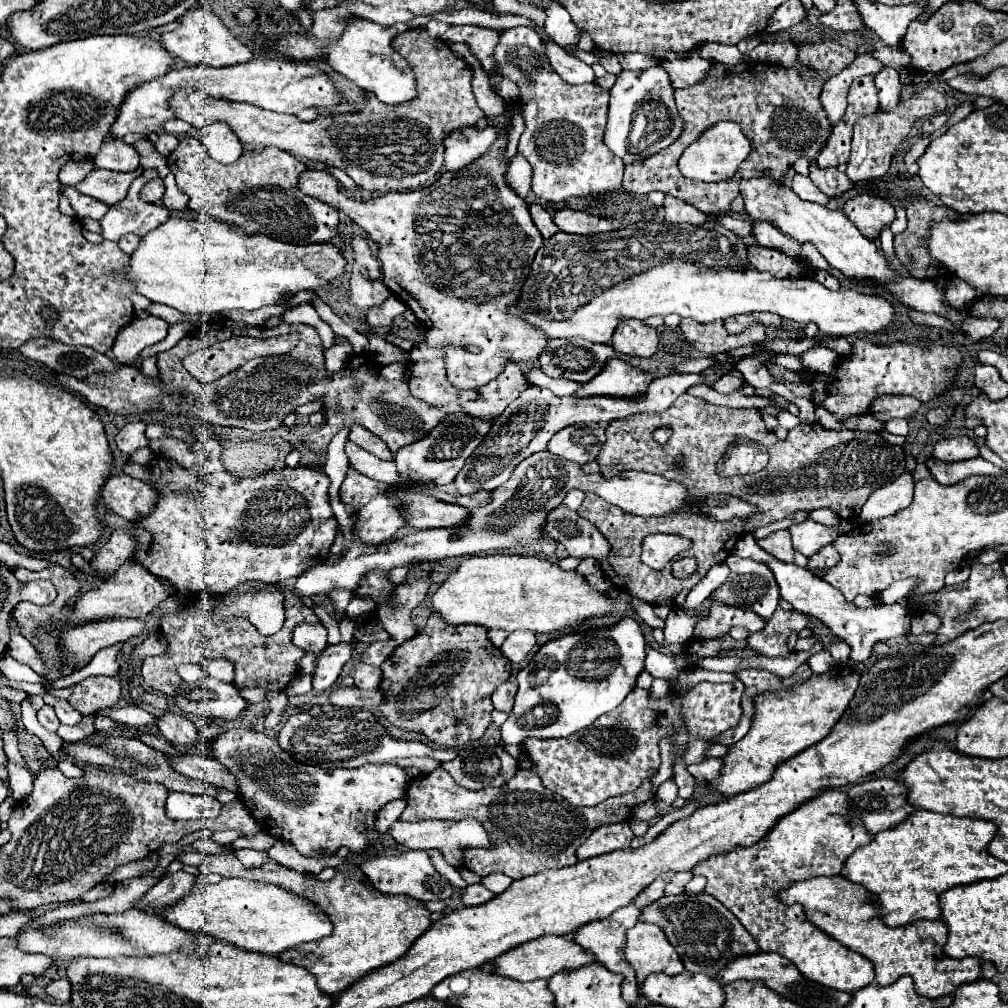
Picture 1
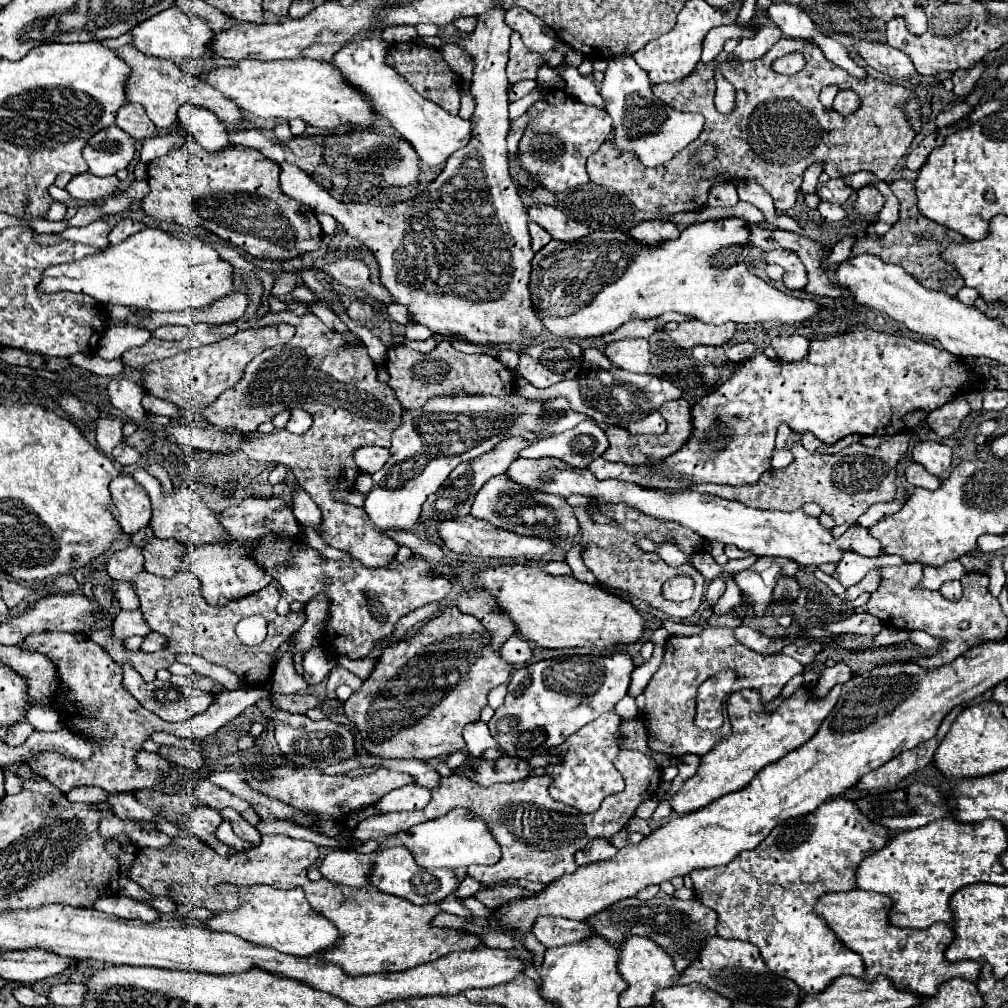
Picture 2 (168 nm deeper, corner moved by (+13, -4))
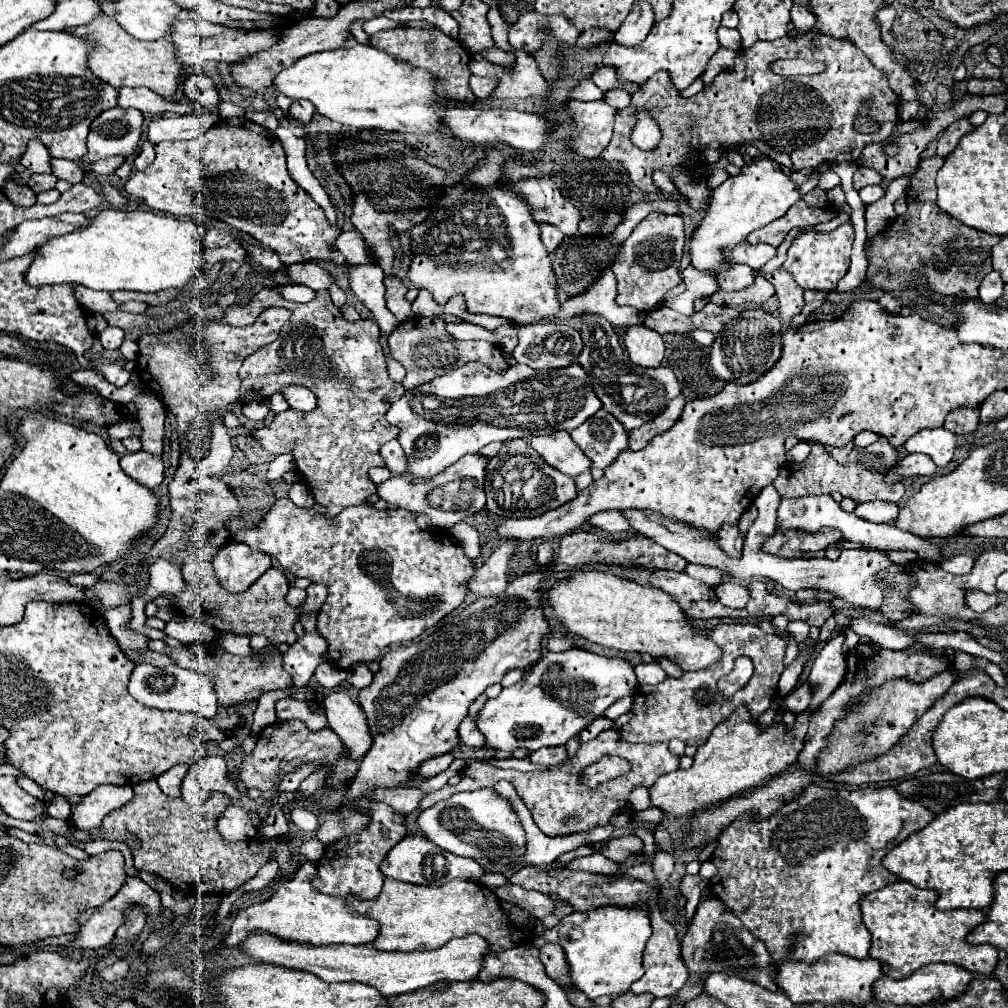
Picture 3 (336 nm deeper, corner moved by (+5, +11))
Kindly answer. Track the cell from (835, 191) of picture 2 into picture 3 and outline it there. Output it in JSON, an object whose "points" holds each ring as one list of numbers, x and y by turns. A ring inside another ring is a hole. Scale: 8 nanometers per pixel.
{"points":[[858,168,854,172,854,178,852,178,854,190,860,190,860,188,864,188,868,184,880,184,880,182,882,182,882,176,872,168]]}

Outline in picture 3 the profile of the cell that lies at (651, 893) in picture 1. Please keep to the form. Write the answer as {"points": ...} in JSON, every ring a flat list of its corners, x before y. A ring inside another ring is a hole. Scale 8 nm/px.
{"points":[[658,852,654,856,654,860,652,860,652,872,654,872,654,876,656,876,660,886,668,880,668,876,672,874,672,868,674,868,674,856,672,854]]}

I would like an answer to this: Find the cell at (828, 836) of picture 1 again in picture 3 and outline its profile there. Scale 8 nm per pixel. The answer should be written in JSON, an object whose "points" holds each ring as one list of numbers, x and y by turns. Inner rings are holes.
{"points":[[814,784,808,786,798,800,778,810,776,816,762,822,734,822,722,832,712,854,712,864,718,872,710,880,710,890,756,938,766,944,774,960,814,964,822,956,834,952,866,958,872,936,866,926,862,926,860,896,898,880,884,870,882,856,888,848,927,826,934,817,920,803,916,806,904,796,898,796,890,786,822,788]]}

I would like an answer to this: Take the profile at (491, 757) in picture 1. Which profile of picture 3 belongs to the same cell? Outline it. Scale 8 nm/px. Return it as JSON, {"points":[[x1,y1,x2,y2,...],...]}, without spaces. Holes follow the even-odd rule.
{"points":[[540,748,528,754,528,760,538,766,554,766,566,758,566,748]]}

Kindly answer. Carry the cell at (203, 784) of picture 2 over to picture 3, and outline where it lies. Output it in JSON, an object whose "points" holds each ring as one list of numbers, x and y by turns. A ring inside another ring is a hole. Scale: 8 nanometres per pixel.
{"points":[[288,722,288,726,278,726,278,724,272,724,268,728,264,728,260,734,258,734,258,740,256,740,256,748,252,750,250,756,244,758,242,762,242,768,238,772,238,776,234,778,236,782,242,782,244,788,258,788,262,792,270,790,272,784,282,778,284,774,292,772,296,766,300,766,302,762,316,762,318,766,324,766,324,764,334,764,330,776,326,778,326,786,328,788,338,788,338,786,344,786,350,778,356,776,356,770,358,770,358,762,356,760,348,760,348,758,340,758,342,754,342,742,340,738,330,730,322,730,322,732,310,732,302,722]]}

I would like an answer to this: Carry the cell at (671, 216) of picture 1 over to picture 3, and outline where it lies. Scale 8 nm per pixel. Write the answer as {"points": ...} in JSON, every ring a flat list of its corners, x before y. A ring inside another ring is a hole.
{"points":[[652,212,648,214,628,236,628,240,622,244,622,256,612,266,612,272,618,280,618,298,616,302,622,306,632,306,642,312,654,310,656,304,662,300,662,296,678,286,682,282,678,268,680,260,684,256,686,246,686,234,684,234,684,220,678,214,660,214]]}

